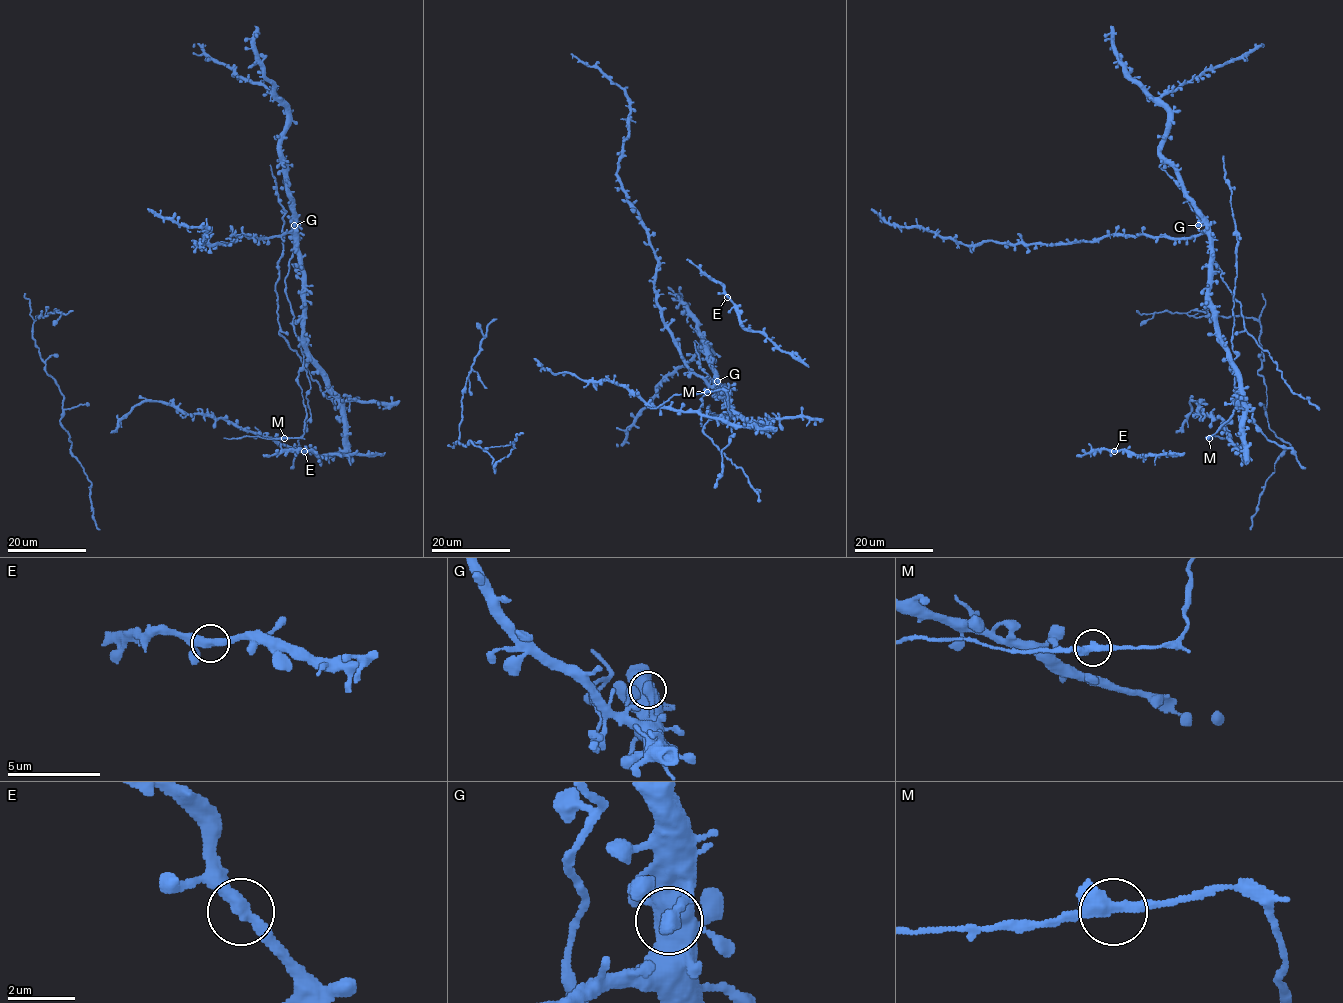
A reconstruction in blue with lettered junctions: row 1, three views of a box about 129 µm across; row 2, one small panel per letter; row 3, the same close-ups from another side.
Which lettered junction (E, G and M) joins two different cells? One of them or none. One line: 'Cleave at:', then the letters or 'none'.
Cleave at: none

